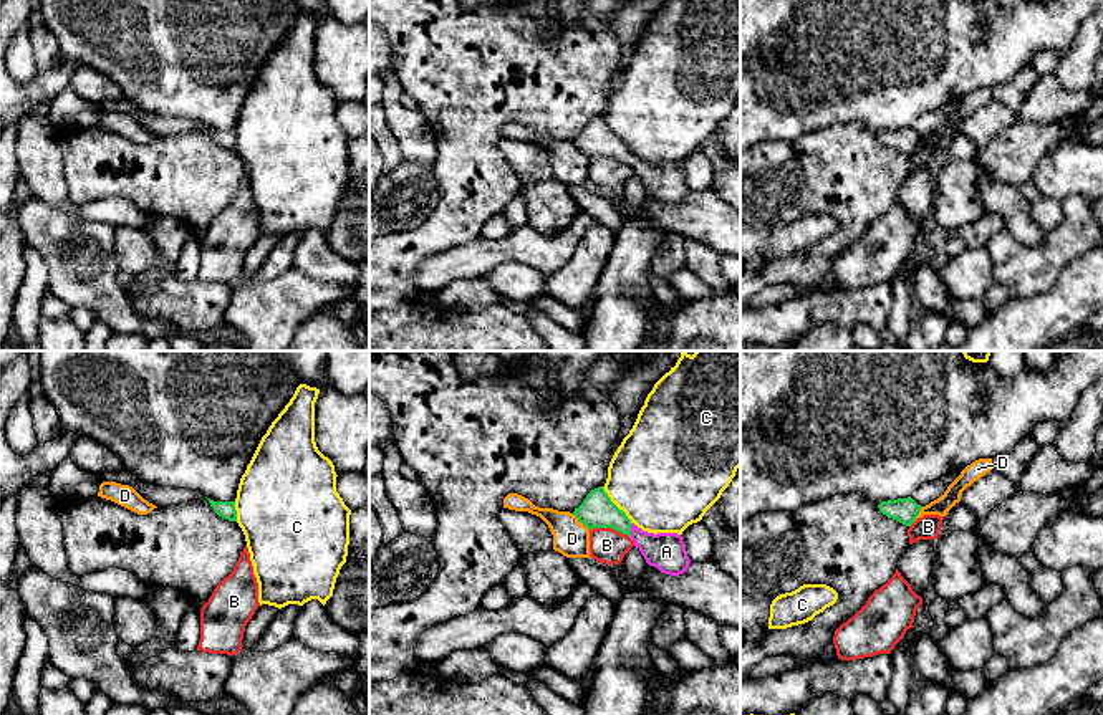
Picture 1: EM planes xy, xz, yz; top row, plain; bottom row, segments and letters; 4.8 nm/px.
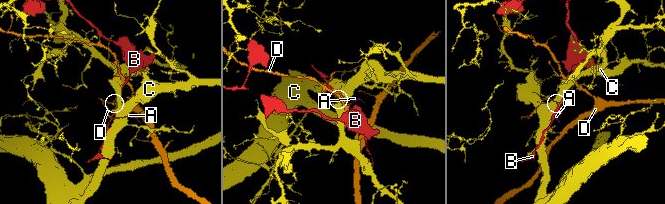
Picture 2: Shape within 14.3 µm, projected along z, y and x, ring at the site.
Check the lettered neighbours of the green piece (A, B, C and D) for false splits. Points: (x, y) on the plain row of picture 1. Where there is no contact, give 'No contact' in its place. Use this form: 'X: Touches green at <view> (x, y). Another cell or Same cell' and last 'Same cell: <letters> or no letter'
A: Touches green at xz (630, 159). Same cell
B: Touches green at xz (610, 156). Another cell
C: Touches green at xz (615, 134). Another cell
D: Touches green at xz (580, 151). Another cell
Same cell: A

